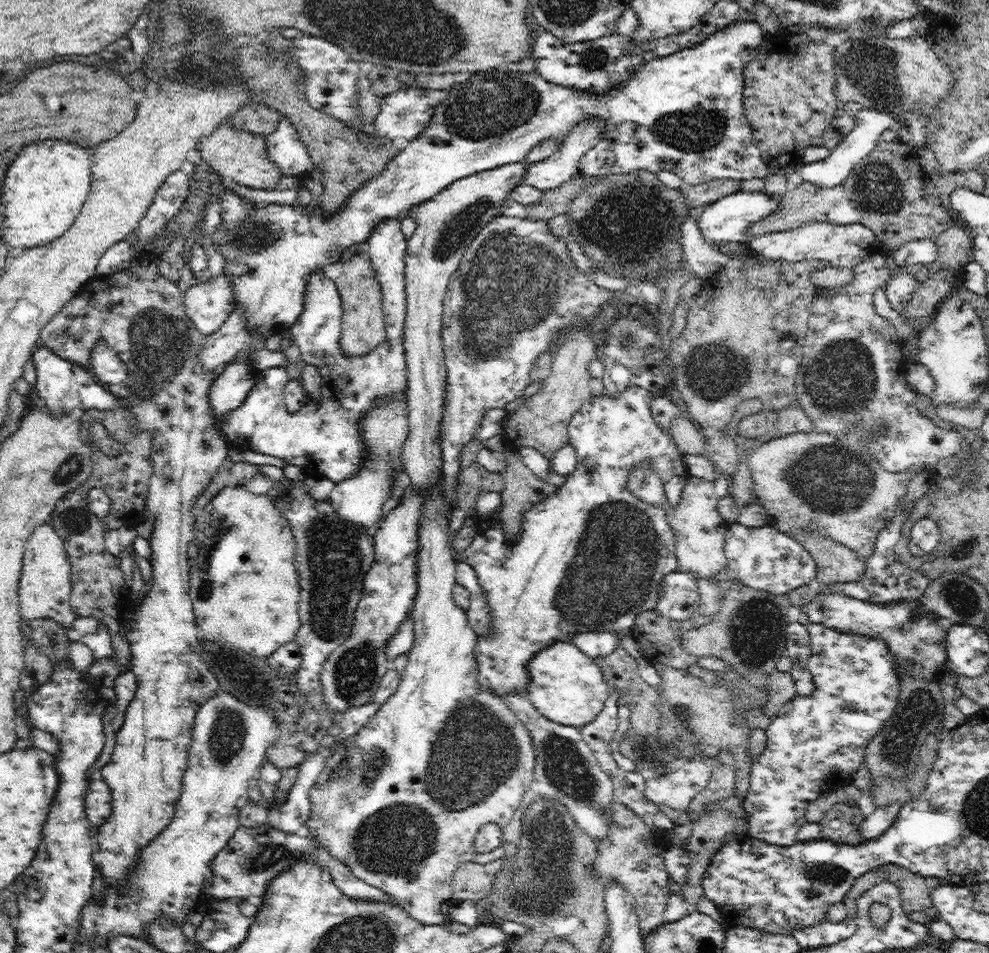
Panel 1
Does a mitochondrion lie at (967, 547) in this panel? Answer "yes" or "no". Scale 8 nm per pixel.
yes

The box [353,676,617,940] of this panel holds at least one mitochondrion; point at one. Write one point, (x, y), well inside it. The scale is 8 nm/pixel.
(474, 757)

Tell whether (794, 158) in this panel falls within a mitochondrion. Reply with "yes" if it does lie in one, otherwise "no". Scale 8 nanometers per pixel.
no

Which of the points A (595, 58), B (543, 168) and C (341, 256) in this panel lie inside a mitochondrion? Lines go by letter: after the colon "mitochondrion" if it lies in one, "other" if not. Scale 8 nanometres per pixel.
A: mitochondrion
B: other
C: other

